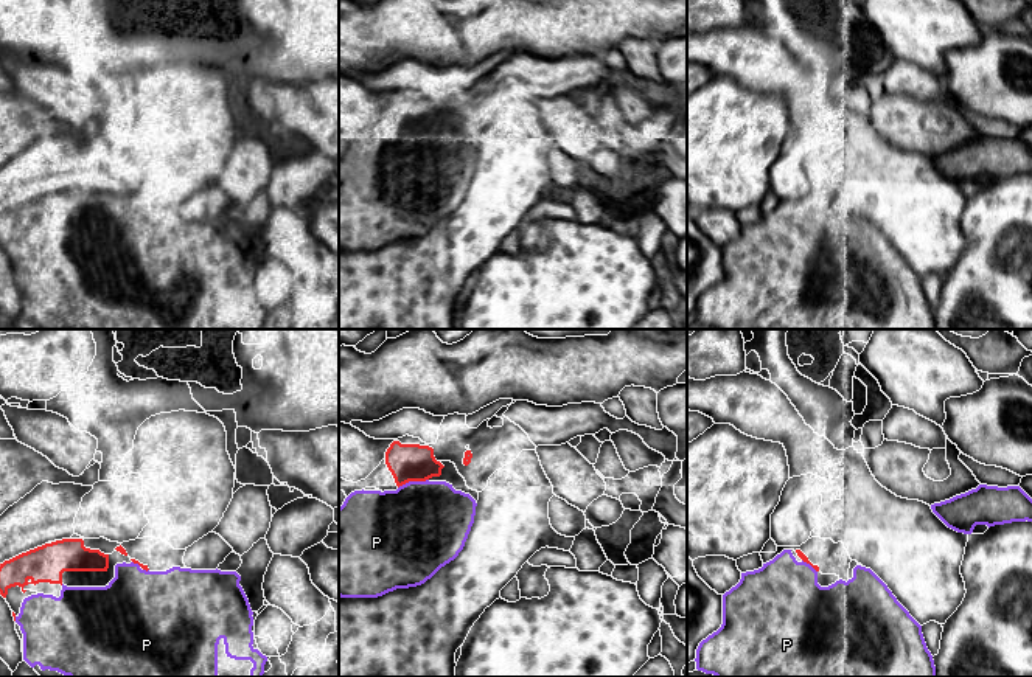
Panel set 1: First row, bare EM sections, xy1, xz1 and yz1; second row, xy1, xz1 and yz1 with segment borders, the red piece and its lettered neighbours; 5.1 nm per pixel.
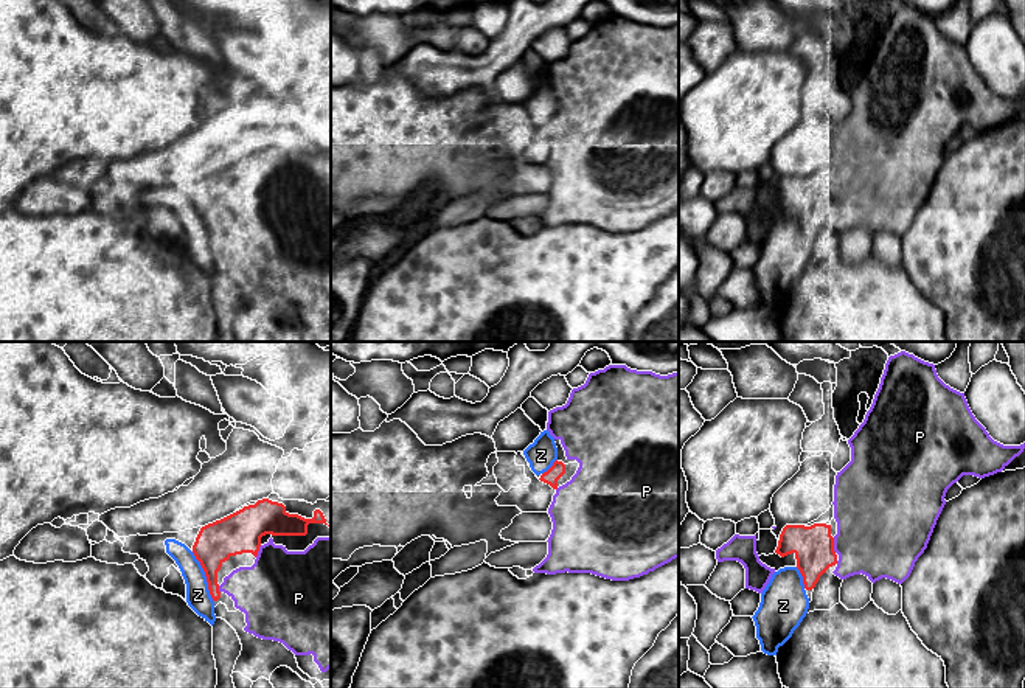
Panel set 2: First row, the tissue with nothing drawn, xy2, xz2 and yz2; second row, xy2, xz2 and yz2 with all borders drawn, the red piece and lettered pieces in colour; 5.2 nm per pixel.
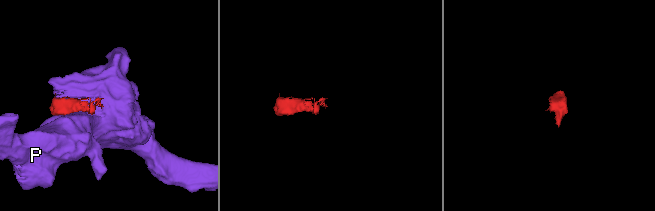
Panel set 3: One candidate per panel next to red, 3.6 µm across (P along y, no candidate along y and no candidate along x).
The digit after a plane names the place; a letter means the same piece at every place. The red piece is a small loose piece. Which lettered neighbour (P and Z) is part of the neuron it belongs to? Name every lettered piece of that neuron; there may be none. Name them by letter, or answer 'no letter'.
P

